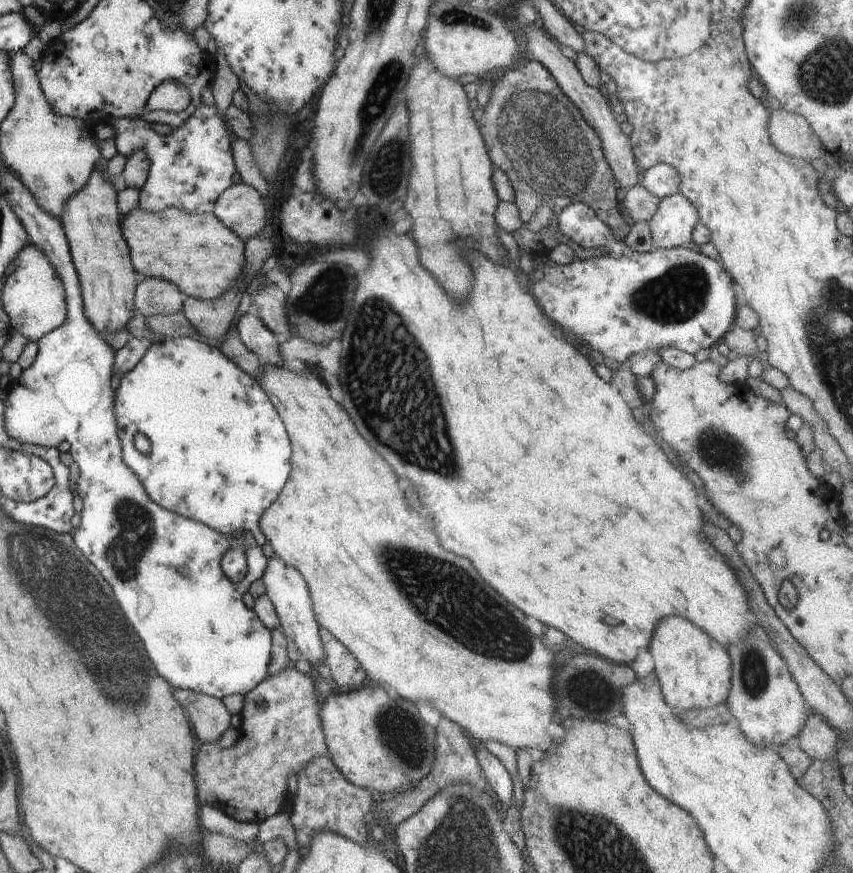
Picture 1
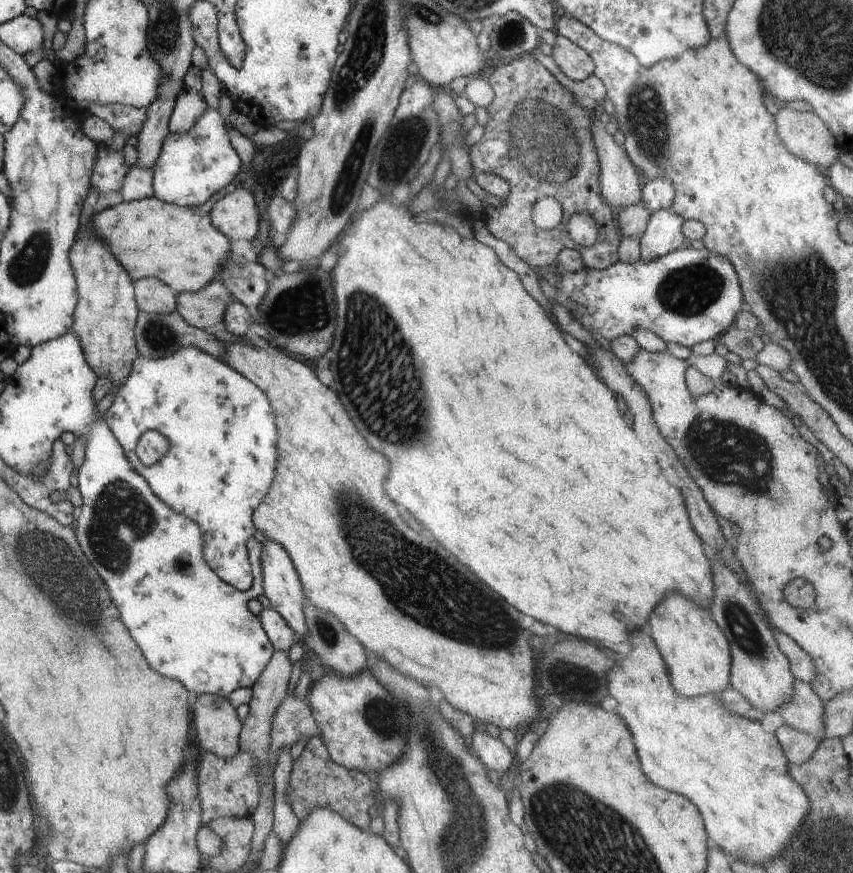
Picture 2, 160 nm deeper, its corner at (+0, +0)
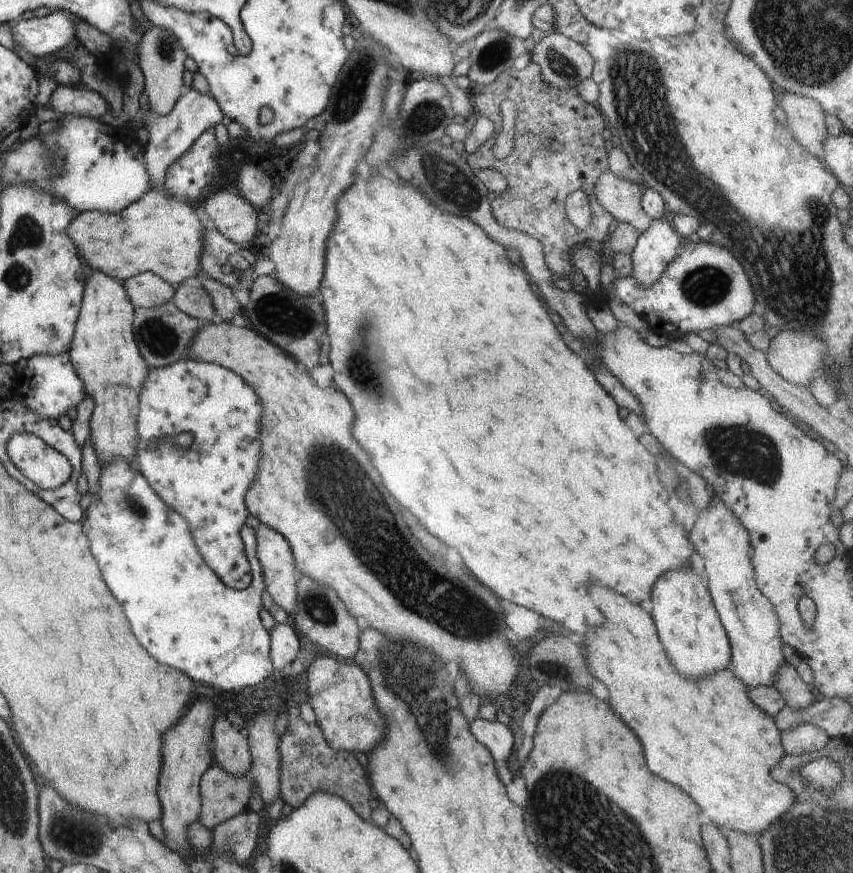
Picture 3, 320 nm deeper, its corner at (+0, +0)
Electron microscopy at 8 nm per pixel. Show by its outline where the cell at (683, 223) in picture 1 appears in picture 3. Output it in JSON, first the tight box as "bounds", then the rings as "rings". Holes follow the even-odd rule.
{"bounds":[631,218,680,288],"rings":[[[663,218],[650,225],[631,252],[632,278],[642,288],[650,288],[680,253],[680,234]]]}

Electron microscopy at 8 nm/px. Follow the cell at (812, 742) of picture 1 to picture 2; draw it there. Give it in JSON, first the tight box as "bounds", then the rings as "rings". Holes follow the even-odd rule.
{"bounds":[778,678,825,742],"rings":[[[795,678],[793,680],[793,695],[789,703],[779,708],[778,714],[784,718],[786,725],[807,735],[812,735],[820,742],[825,733],[823,704],[823,700],[816,696],[808,683]]]}

